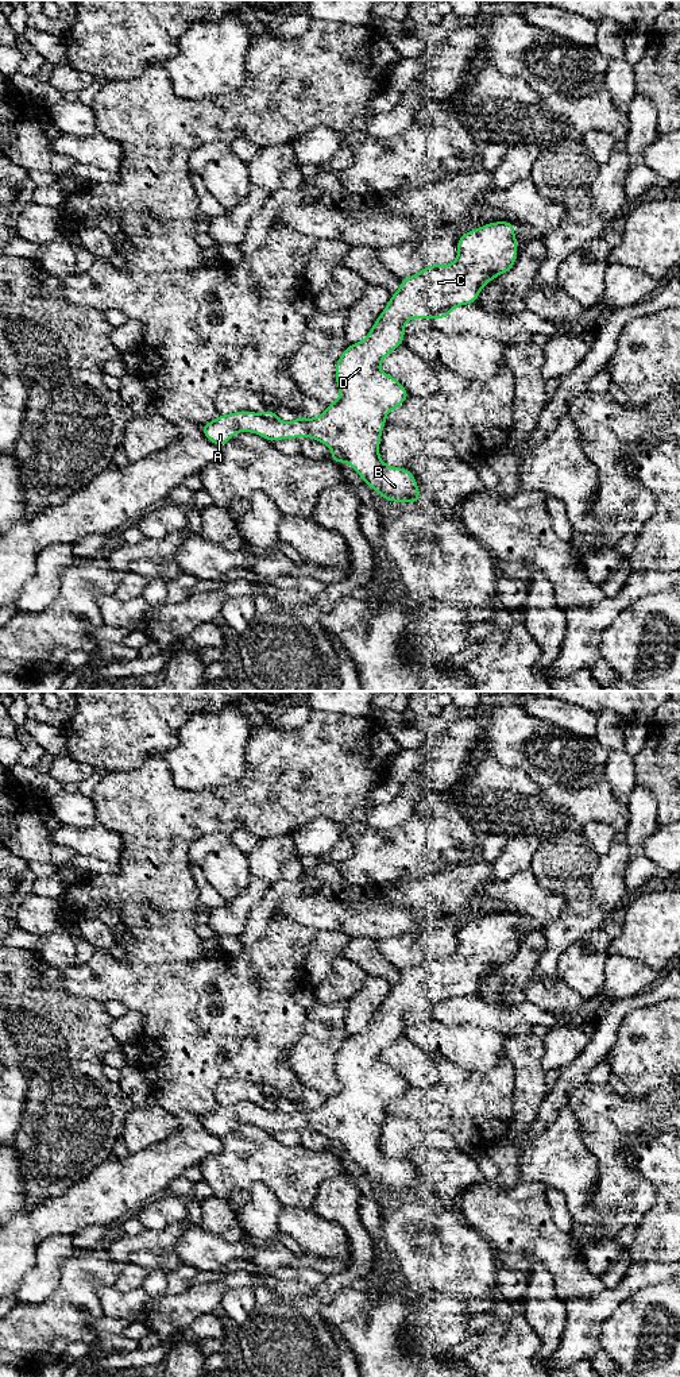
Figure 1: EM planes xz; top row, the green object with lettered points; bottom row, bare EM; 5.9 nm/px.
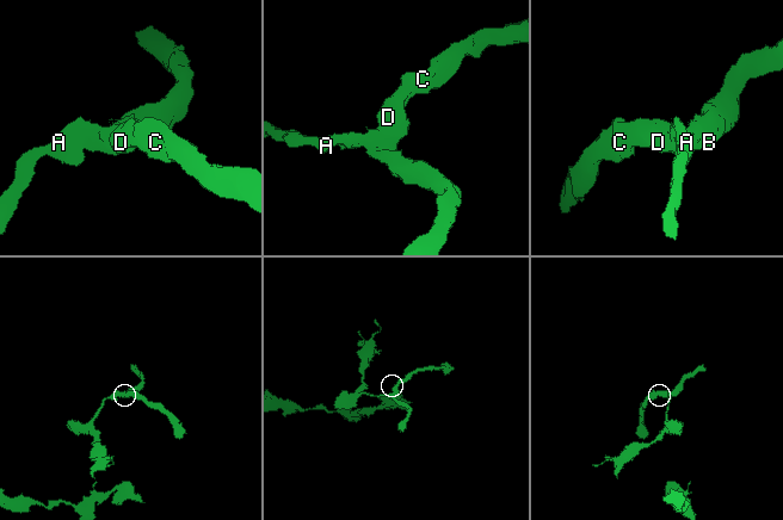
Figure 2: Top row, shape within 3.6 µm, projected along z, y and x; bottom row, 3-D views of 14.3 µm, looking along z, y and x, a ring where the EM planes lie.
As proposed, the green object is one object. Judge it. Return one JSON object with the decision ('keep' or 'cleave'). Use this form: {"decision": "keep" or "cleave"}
{"decision": "keep"}

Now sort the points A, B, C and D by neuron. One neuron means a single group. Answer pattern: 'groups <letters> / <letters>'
groups A B C D

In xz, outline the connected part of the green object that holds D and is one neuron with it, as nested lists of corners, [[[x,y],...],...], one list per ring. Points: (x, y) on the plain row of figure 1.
[[[492,913],[465,923],[457,930],[457,949],[451,956],[428,956],[418,965],[402,969],[399,980],[391,986],[390,992],[375,1011],[368,1026],[360,1033],[347,1037],[337,1050],[335,1071],[340,1081],[340,1088],[335,1094],[327,1095],[327,1100],[321,1107],[316,1110],[295,1108],[291,1114],[285,1114],[279,1111],[275,1102],[271,1100],[266,1100],[260,1106],[242,1102],[217,1107],[213,1112],[205,1114],[201,1118],[201,1123],[210,1134],[219,1138],[224,1138],[237,1123],[252,1123],[273,1134],[286,1129],[297,1131],[300,1129],[312,1129],[331,1139],[331,1153],[336,1156],[347,1153],[360,1166],[363,1173],[368,1179],[372,1179],[382,1189],[390,1193],[420,1193],[421,1185],[414,1165],[410,1164],[407,1158],[390,1158],[379,1148],[380,1126],[386,1118],[386,1106],[399,1099],[410,1088],[397,1069],[379,1060],[380,1053],[385,1048],[393,1045],[394,1041],[402,1037],[407,1011],[449,1010],[449,1003],[455,1002],[459,996],[475,995],[483,977],[490,975],[495,968],[509,964],[513,960],[517,950],[517,934],[514,915],[511,913]]]

